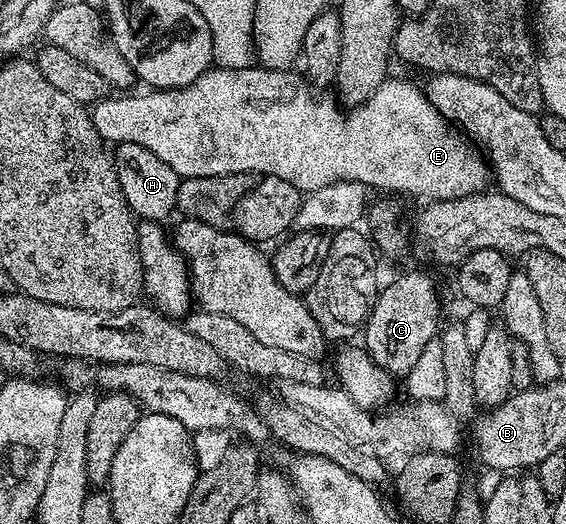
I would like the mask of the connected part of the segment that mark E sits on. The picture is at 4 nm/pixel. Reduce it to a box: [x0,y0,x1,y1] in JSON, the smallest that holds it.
[91,66,491,202]

